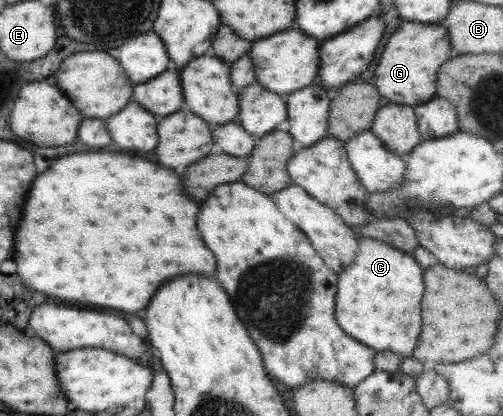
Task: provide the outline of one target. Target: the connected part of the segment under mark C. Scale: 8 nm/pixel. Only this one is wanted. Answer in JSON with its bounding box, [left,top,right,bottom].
[334,237,422,357]

